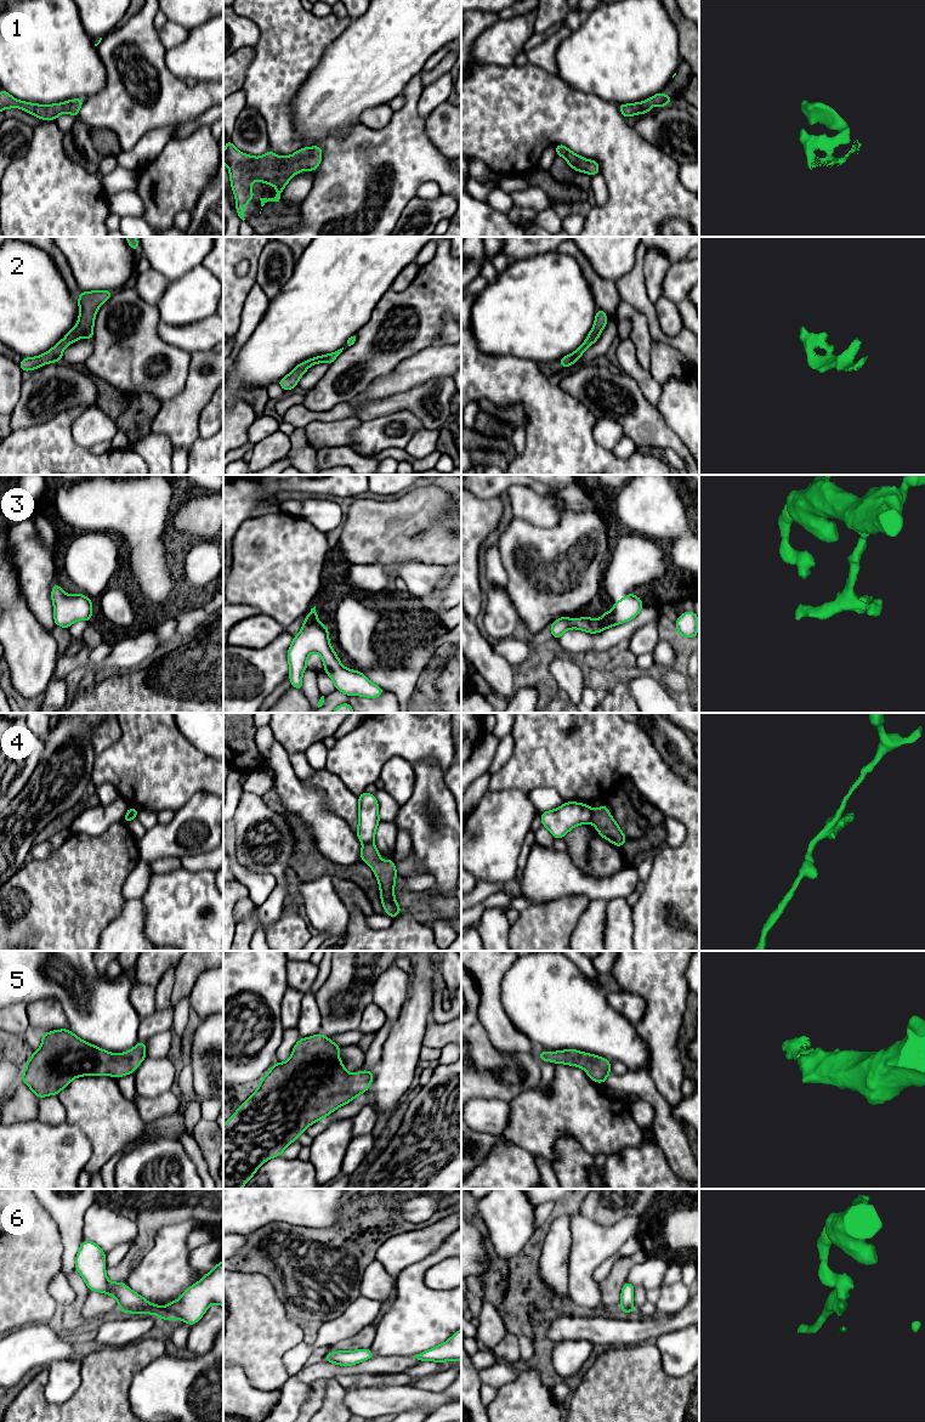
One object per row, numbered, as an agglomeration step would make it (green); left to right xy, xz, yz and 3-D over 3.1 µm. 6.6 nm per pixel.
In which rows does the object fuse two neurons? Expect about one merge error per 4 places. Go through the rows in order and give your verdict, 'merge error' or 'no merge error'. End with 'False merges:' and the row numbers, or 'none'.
1: no merge error
2: no merge error
3: no merge error
4: merge error
5: no merge error
6: no merge error
False merges: 4

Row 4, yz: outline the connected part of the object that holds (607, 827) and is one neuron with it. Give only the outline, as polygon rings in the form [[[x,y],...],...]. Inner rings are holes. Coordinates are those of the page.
[[[608,805],[592,810],[591,823],[600,835],[622,849],[626,839],[615,820],[611,816]]]

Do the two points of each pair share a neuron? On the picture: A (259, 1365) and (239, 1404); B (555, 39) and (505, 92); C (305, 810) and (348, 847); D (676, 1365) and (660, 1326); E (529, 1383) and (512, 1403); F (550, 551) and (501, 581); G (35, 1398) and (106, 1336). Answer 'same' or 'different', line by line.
A: different
B: different
C: same
D: same
E: same
F: different
G: different

